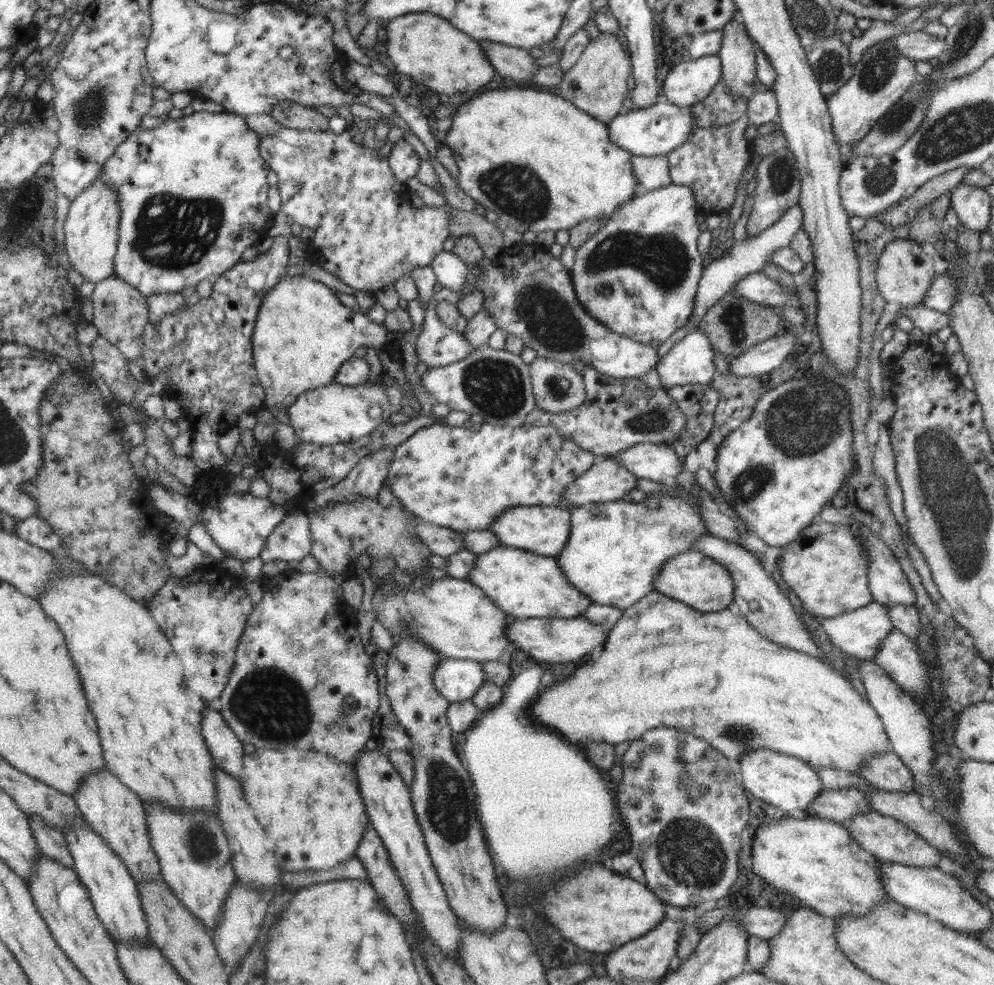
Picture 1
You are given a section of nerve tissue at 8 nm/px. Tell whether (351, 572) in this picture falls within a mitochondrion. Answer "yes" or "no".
no

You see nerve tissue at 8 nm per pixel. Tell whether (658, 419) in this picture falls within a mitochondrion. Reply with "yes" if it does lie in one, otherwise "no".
yes

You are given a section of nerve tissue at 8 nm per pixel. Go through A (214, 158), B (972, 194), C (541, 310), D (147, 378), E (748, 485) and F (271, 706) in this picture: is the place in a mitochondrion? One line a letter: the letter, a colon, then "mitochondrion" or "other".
A: other
B: other
C: mitochondrion
D: other
E: mitochondrion
F: mitochondrion

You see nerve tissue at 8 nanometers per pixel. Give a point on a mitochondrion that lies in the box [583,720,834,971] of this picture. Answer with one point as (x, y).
(690, 853)

